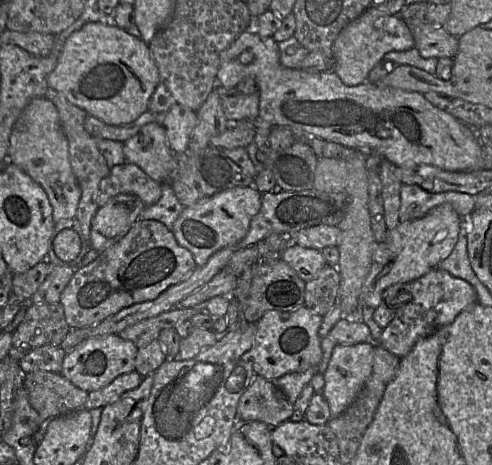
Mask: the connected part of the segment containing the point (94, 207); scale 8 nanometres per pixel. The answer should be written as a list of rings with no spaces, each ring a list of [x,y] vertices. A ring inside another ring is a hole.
[[[50,87],[45,93],[45,98],[50,100],[58,111],[63,130],[69,144],[71,167],[81,189],[81,198],[75,216],[75,219],[79,221],[82,229],[82,249],[77,258],[77,263],[79,263],[78,268],[80,268],[83,267],[81,266],[80,262],[84,255],[89,252],[90,249],[92,249],[90,243],[91,224],[99,209],[97,201],[100,182],[110,173],[111,168],[109,168],[105,157],[98,148],[96,137],[89,134],[85,129],[85,120],[89,114],[82,108],[70,103],[61,92],[58,92]]]

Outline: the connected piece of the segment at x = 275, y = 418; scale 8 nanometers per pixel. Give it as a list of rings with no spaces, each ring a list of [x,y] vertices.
[[[258,374],[241,396],[237,408],[240,420],[264,422],[271,428],[290,420],[293,412],[293,404],[274,382]]]

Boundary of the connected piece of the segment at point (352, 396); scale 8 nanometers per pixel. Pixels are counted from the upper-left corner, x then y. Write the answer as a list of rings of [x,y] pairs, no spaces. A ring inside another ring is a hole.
[[[365,342],[354,345],[337,344],[324,372],[322,395],[328,402],[331,418],[340,416],[357,398],[372,374],[373,355],[376,343]]]

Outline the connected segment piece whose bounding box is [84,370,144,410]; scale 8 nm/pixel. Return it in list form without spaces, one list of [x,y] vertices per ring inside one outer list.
[[[136,370],[118,376],[104,388],[89,392],[84,408],[87,410],[103,408],[115,402],[125,392],[139,387],[143,378]]]

